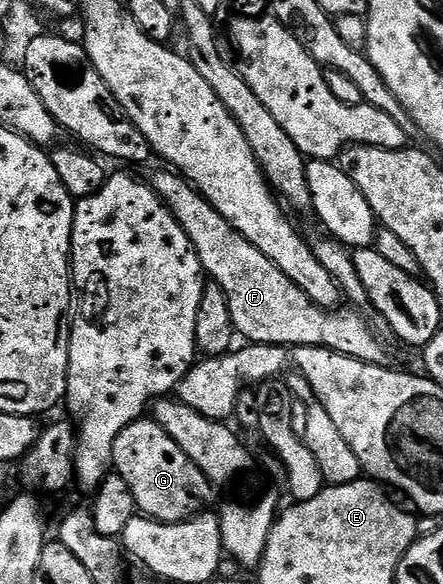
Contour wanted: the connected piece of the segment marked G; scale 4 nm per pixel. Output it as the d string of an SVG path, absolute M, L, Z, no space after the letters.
M150 417L136 420L116 437L112 467L132 489L137 510L162 523L182 523L203 514L216 490L215 484L190 460L188 453Z

